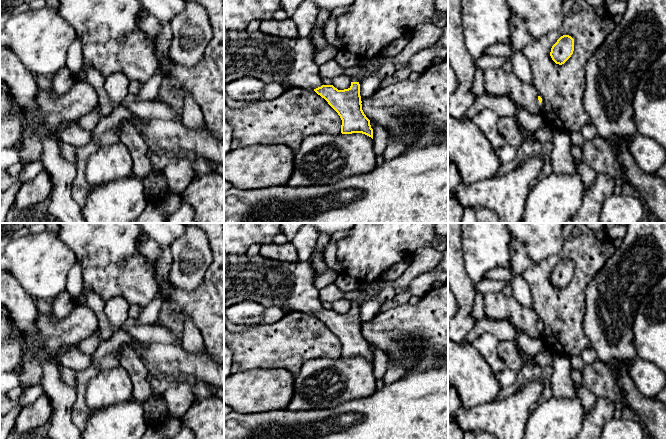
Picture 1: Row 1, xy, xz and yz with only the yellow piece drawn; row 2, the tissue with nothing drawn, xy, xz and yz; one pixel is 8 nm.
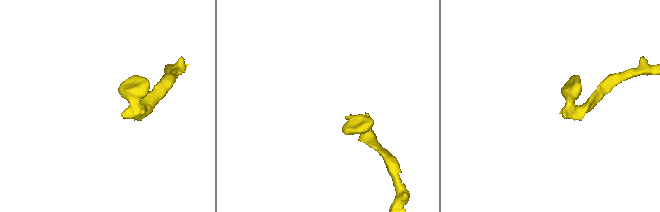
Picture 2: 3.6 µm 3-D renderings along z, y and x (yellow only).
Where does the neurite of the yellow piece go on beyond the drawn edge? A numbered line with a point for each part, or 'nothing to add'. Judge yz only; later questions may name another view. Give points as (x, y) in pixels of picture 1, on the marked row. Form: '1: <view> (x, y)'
1: yz (497, 82)

